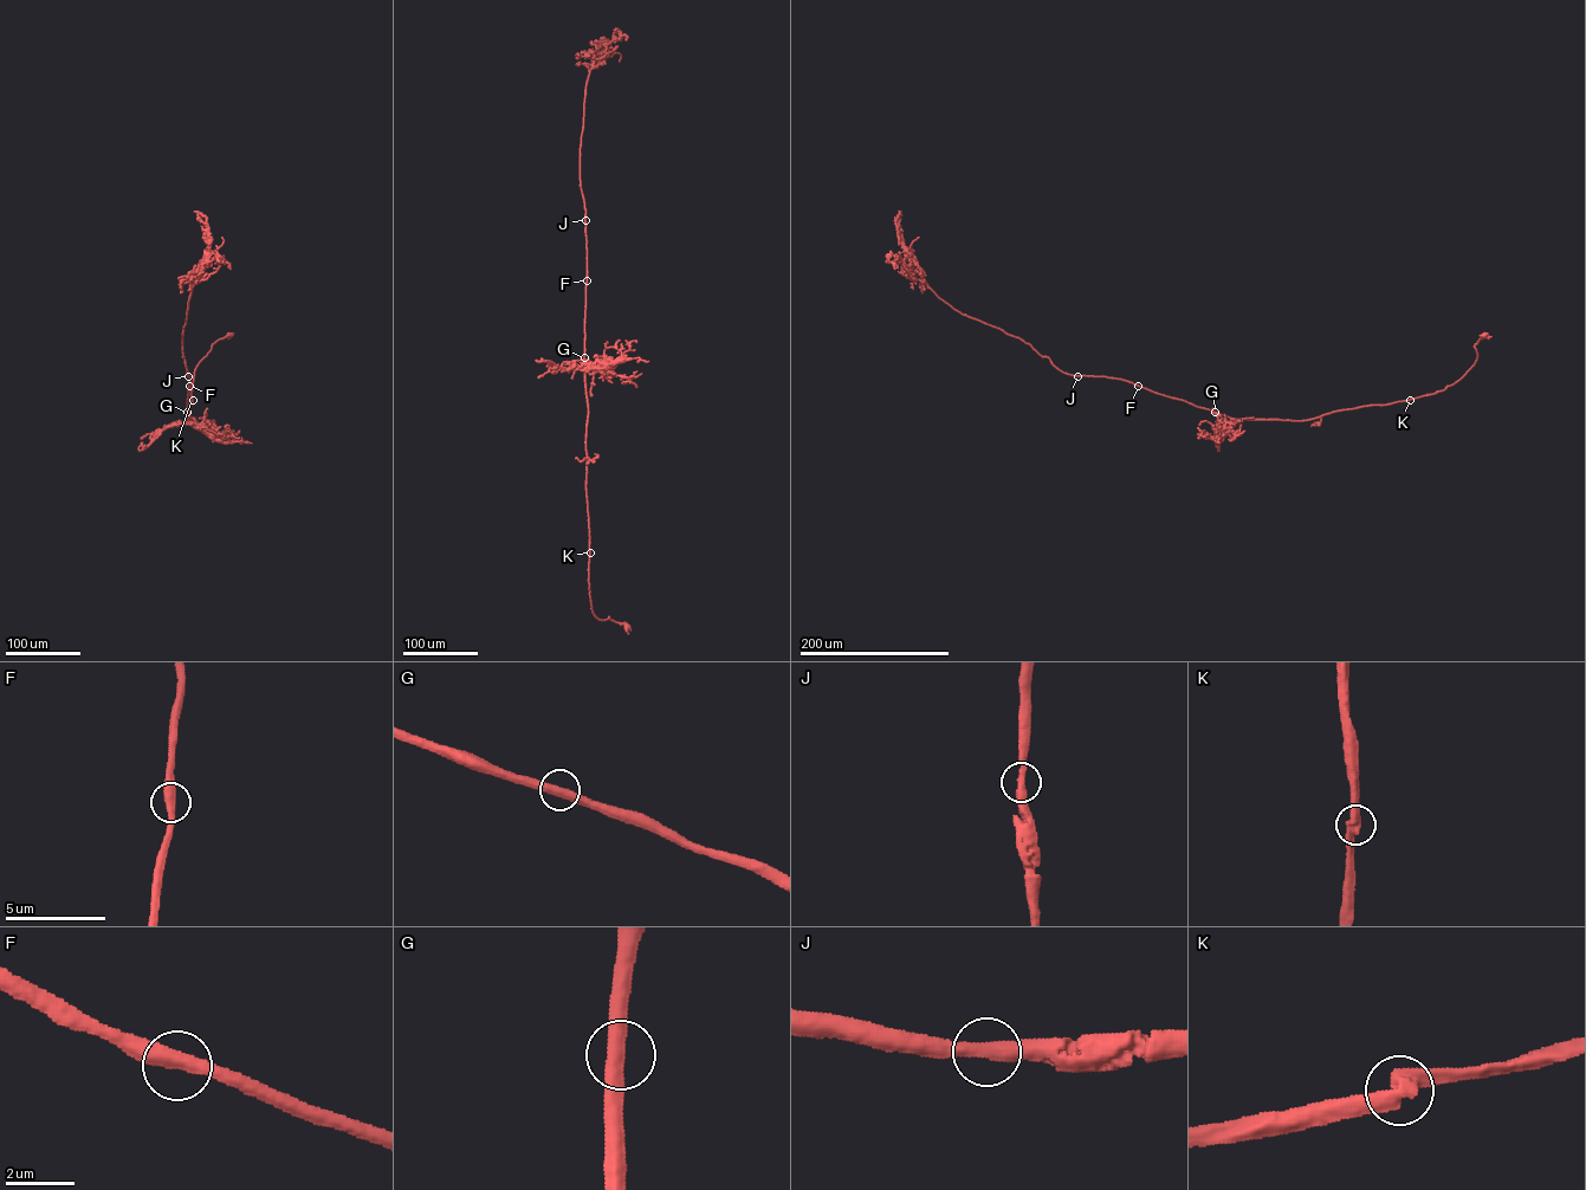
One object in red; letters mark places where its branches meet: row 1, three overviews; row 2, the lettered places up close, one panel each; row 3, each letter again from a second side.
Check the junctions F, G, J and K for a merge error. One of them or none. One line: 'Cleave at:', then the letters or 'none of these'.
Cleave at: none of these

